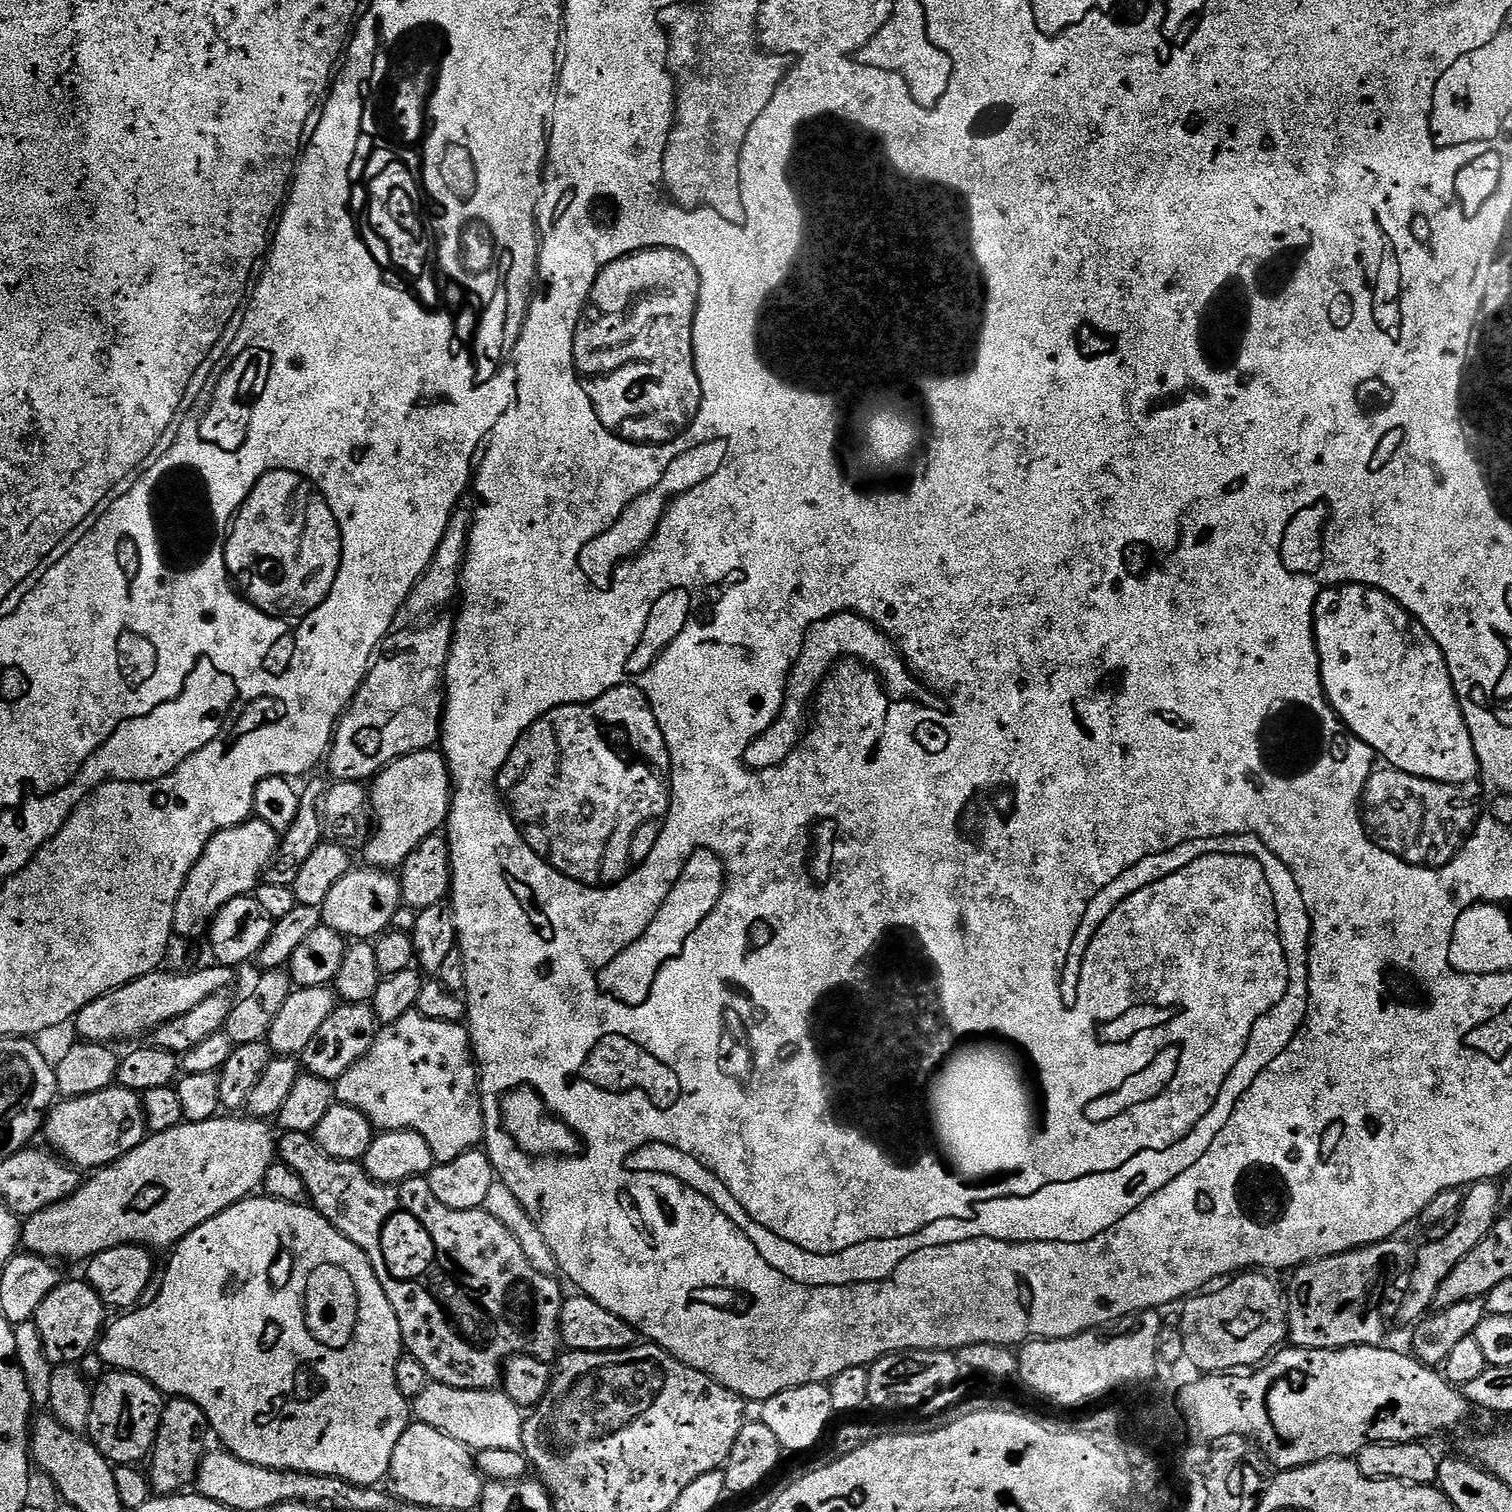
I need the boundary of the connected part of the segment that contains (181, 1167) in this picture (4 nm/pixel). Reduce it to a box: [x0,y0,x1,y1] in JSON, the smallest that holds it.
[22,1118,278,1262]

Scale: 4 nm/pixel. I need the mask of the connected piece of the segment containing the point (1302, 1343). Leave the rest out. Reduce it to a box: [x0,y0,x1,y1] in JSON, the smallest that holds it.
[1286,1242,1395,1348]

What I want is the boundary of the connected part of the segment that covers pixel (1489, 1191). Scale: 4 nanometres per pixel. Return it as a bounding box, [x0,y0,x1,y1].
[1400,1180,1501,1322]

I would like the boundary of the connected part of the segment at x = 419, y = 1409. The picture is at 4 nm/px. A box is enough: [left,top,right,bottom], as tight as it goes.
[414,1383,525,1452]

